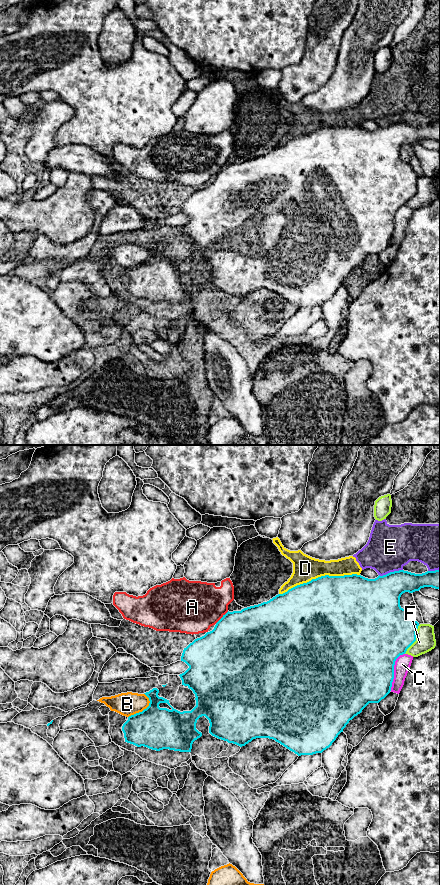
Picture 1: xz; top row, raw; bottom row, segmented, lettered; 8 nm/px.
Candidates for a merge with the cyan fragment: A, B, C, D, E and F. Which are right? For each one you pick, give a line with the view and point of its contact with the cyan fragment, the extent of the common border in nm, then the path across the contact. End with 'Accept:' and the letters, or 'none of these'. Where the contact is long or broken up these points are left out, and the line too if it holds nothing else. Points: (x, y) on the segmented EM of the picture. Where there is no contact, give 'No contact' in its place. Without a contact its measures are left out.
Accept: none of these

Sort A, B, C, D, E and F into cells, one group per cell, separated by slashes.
A / B / C / D E / F

